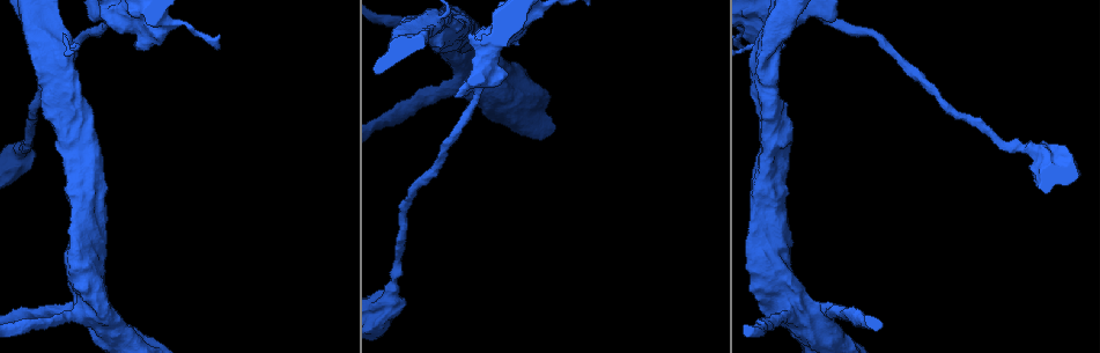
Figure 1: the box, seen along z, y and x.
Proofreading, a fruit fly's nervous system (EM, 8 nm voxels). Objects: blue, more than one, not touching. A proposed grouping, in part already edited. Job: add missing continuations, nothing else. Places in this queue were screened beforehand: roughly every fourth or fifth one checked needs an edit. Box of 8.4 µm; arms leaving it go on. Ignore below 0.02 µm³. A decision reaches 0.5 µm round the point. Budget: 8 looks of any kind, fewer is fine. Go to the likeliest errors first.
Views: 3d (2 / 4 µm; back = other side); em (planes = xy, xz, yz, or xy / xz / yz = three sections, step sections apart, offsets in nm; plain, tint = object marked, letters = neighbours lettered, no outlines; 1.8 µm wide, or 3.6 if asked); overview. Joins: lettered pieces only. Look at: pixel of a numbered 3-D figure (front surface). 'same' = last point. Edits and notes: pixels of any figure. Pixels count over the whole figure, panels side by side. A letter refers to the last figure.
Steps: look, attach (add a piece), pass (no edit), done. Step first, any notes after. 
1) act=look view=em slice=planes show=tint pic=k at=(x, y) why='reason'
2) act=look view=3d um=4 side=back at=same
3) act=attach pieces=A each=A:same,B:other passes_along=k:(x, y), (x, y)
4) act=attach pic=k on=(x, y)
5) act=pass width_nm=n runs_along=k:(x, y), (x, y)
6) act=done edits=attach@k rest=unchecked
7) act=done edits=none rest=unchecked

act=look view=3d um=2 pic=1 at=(783, 45) why='stops while still wide'

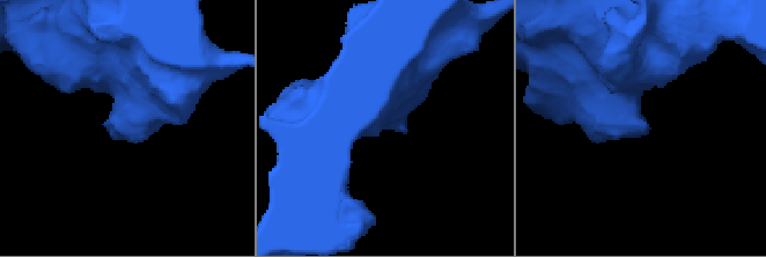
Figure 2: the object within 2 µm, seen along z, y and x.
act=look view=em slice=xz step=4 show=letters pic=2 at=(145, 128) why='shape alone is not enough'

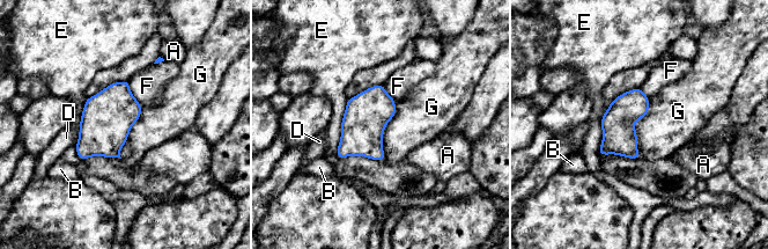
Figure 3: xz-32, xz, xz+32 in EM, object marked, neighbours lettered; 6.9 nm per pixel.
act=look view=em slice=planes show=letters at=same why='cut it another way'

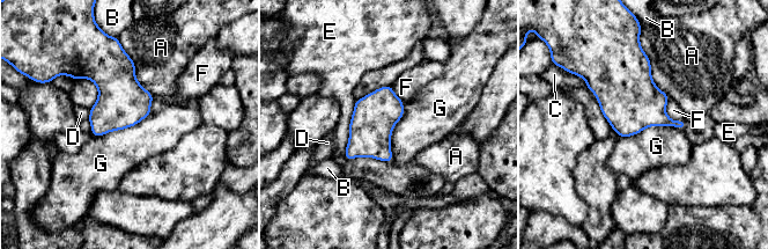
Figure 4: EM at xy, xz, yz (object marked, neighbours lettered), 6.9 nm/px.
act=pass each=A:other,B:other,C:other,D:other,E:other,F:other,G:other border=4:(682, 129), (647, 126), (618, 137) found='no lettered piece goes on from it'

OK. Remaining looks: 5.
act=look view=em um=3.6 slice=planes show=tint pic=1 at=(70, 313) why='calibre changes'

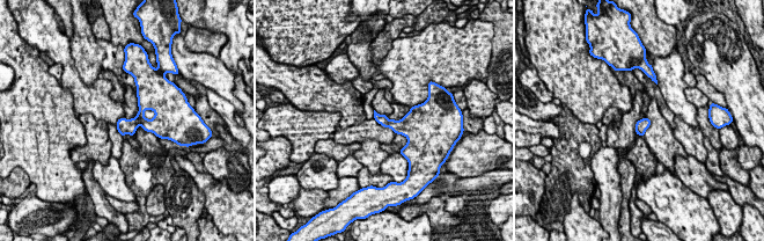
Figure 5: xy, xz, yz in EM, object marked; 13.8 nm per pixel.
act=look view=em um=3.6 slice=planes show=letters at=same why='what lies round it'

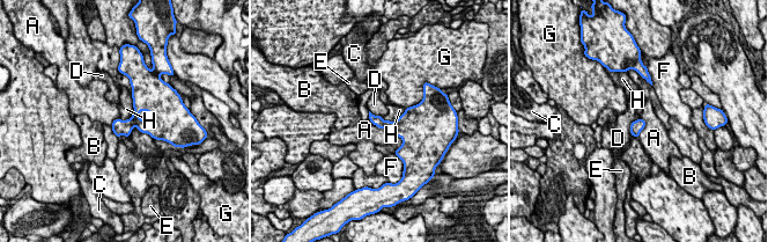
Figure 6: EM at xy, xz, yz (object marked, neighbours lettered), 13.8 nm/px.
act=pass each=A:other,B:other,C:other,D:other,E:other,F:other,G:other,H:other border=6:(132, 94), (133, 114), (122, 120) found='no lettered piece goes on from it'

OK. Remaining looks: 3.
act=look view=em um=3.6 slice=planes show=letters pic=1 at=(381, 334) why='branch stops here'

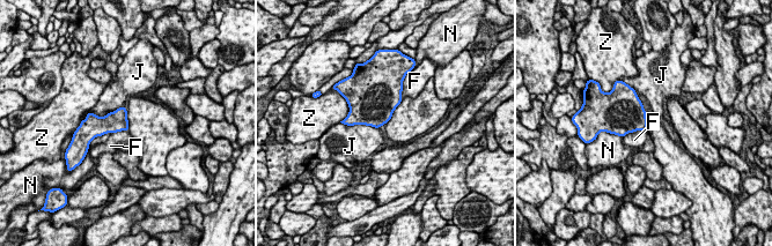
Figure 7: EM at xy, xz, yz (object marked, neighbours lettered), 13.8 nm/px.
act=pass longest_contact=J:550nm each=F:other,J:other,N:other,Z:other border=7:(123, 105), (104, 116), (87, 114) found='no lettered piece goes on from it'

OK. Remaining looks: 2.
act=done edits=none rest=unchecked

